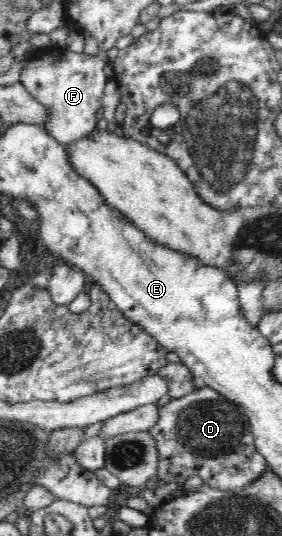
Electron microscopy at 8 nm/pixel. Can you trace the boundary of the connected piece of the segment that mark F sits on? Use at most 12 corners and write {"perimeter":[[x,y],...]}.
{"perimeter":[[36,49],[19,82],[66,145],[97,128],[106,62]]}

